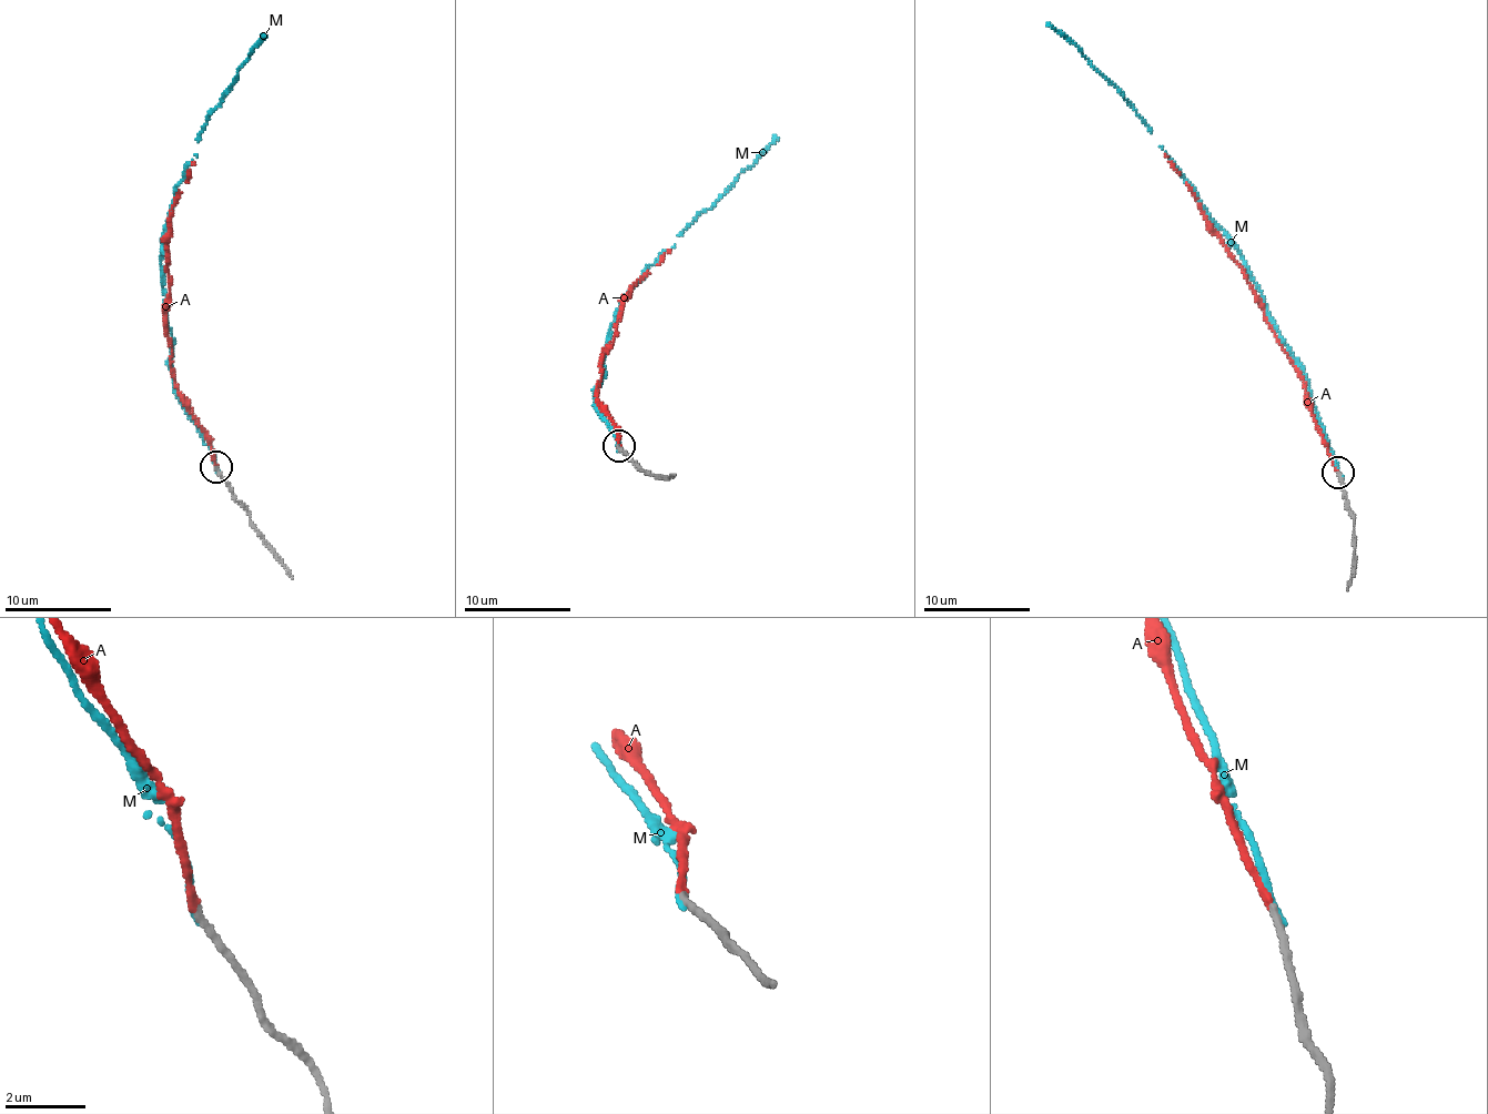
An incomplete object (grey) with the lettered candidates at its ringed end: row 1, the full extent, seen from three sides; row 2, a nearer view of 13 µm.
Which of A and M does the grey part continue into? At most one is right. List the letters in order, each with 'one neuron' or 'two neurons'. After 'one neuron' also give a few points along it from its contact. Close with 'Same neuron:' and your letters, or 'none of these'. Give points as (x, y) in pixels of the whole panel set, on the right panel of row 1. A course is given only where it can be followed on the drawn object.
A: one neuron; it runs (1337, 473), (1303, 382), (1266, 320), (1261, 299), (1188, 184), (1165, 153)
M: two neurons
Same neuron: A

